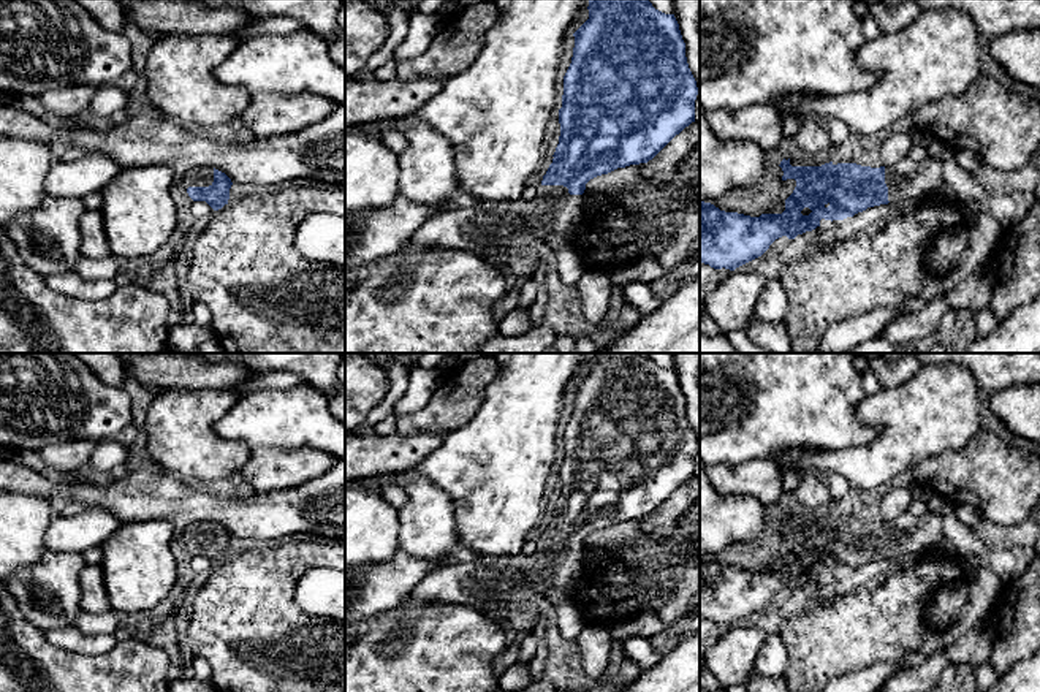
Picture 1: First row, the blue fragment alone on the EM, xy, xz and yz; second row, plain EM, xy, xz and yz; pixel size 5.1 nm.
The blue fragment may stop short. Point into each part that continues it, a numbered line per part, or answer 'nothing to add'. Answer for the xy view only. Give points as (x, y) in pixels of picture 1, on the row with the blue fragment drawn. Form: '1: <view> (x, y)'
1: xy (203, 176)

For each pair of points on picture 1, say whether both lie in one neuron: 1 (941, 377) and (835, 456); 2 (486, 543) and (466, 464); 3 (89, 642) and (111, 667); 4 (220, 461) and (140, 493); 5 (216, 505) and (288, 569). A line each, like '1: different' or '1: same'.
1: same
2: same
3: different
4: different
5: different

